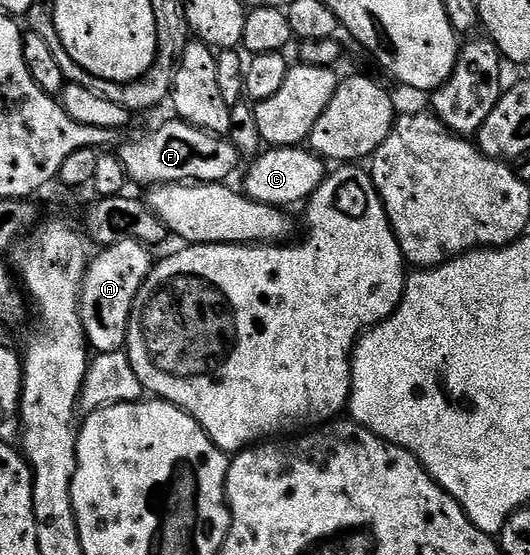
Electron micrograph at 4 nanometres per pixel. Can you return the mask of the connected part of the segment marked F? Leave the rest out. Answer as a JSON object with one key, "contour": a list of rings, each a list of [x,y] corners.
{"contour":[[[171,118],[168,124],[160,126],[156,132],[151,132],[148,136],[143,136],[140,140],[124,143],[118,149],[118,158],[123,164],[123,169],[127,171],[128,181],[146,186],[157,184],[218,184],[220,182],[230,181],[230,176],[234,174],[235,167],[241,163],[239,151],[231,144],[230,139],[222,136],[214,136],[212,132],[206,132],[200,128],[194,128],[184,120]]]}

